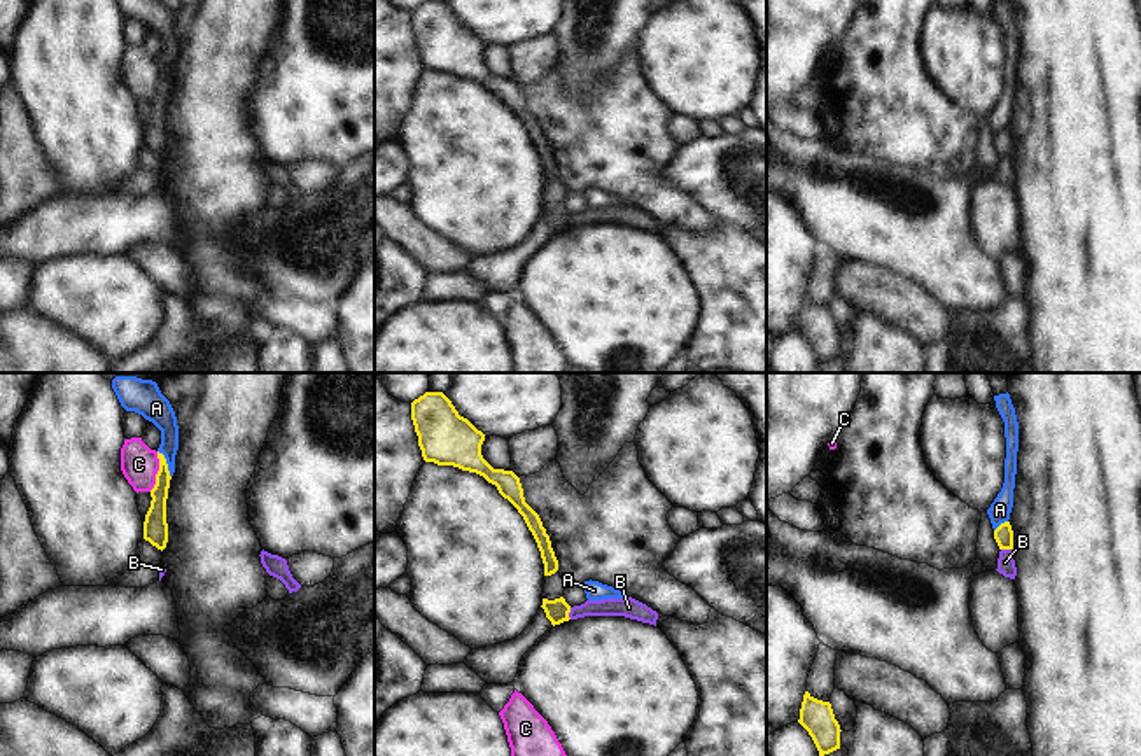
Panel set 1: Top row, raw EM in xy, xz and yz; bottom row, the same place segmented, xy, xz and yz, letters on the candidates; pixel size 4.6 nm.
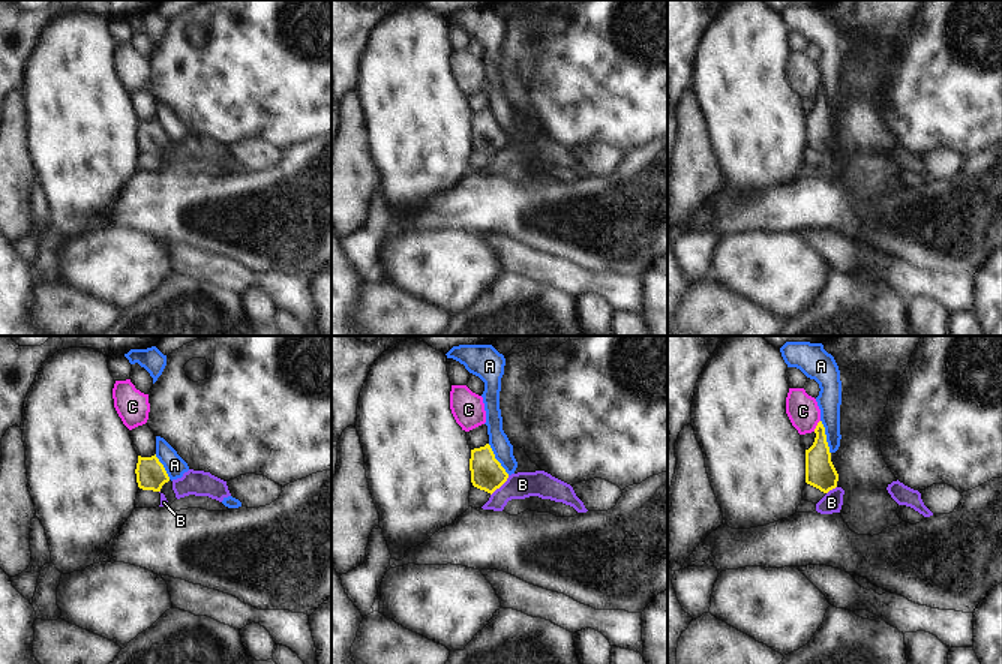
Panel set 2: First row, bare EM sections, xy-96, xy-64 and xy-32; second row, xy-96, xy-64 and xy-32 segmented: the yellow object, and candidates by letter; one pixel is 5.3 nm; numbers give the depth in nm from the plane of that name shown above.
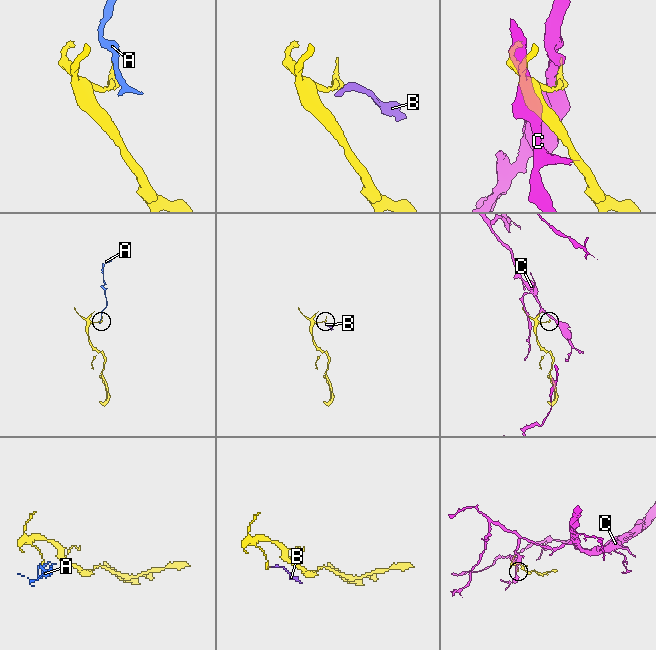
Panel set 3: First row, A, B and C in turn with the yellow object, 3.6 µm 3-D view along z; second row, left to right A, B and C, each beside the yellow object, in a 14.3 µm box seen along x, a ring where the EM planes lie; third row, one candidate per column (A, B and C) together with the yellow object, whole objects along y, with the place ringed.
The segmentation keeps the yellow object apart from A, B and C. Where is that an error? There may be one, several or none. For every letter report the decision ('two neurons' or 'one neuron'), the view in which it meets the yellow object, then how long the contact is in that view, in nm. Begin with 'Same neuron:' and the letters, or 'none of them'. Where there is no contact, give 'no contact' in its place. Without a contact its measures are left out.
Same neuron: none of them
A: two neurons | xy | 140 nm
B: two neurons | xz | 60 nm
C: two neurons | xy | 190 nm

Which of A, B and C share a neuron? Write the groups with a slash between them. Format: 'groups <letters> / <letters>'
groups A / B / C

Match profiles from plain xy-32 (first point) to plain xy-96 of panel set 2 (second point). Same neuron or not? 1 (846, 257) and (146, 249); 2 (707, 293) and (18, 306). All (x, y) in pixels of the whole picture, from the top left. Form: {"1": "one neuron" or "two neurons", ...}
{"1": "two neurons", "2": "two neurons"}

